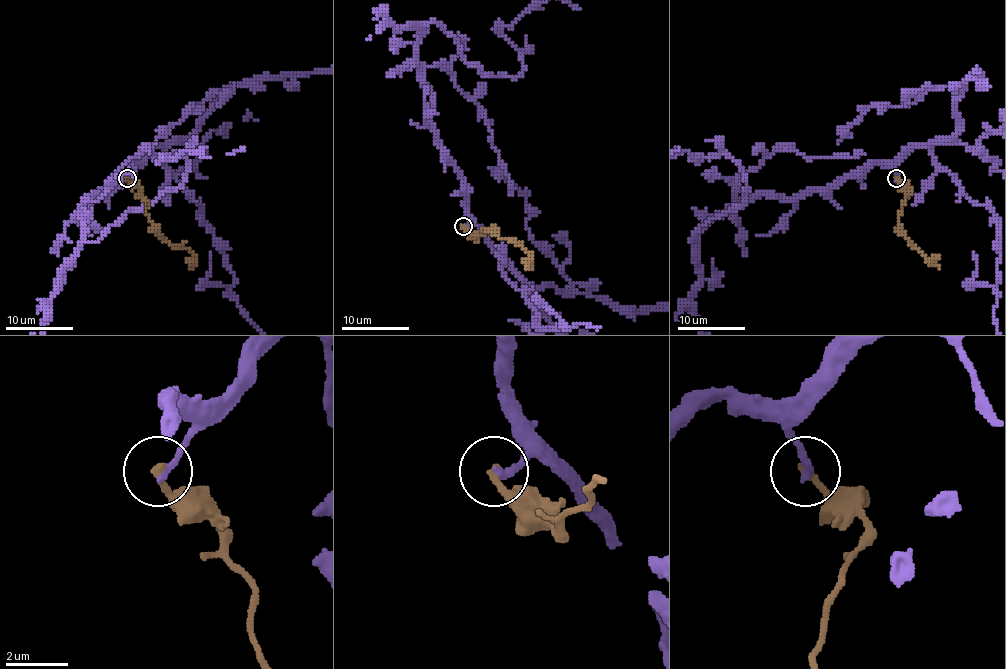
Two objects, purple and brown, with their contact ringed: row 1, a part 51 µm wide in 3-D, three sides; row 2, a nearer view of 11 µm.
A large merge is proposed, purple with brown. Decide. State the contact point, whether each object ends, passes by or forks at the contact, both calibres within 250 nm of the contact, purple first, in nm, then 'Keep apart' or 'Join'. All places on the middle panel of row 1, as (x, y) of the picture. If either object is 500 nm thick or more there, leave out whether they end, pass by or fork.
Place: (463, 226). At the ring purple ends. At the ring brown ends. Thickness 240 nm (purple) against 280 nm. Keep apart

